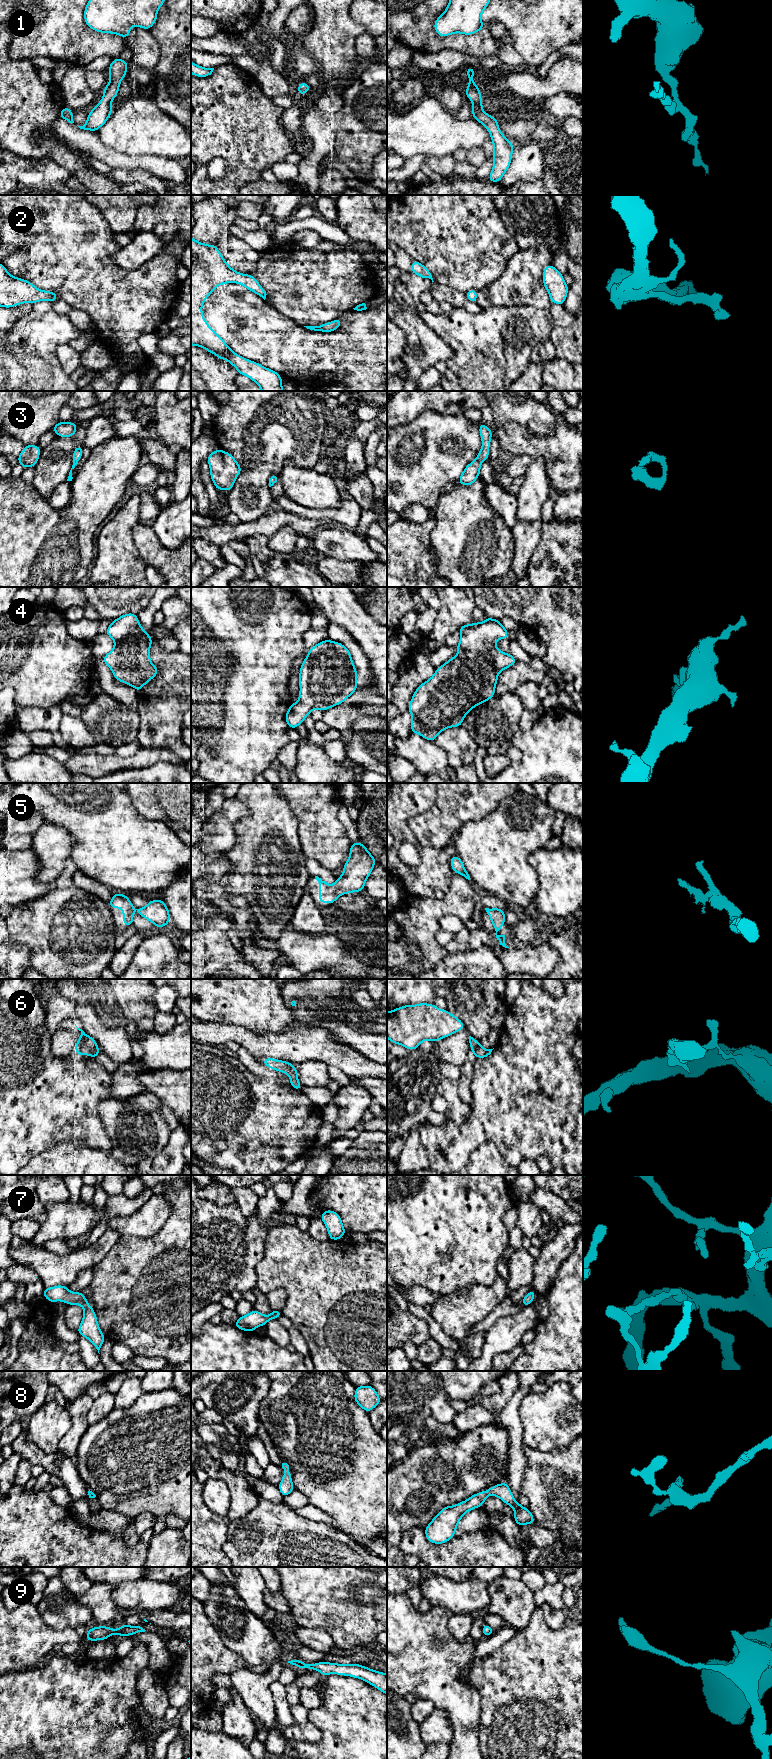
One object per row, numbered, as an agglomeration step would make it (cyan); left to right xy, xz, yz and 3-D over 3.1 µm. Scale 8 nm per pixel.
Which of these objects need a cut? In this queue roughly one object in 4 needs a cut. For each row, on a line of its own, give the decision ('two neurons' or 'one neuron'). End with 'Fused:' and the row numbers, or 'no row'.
1: one neuron
2: one neuron
3: one neuron
4: one neuron
5: one neuron
6: two neurons
7: one neuron
8: one neuron
9: one neuron
Fused: 6

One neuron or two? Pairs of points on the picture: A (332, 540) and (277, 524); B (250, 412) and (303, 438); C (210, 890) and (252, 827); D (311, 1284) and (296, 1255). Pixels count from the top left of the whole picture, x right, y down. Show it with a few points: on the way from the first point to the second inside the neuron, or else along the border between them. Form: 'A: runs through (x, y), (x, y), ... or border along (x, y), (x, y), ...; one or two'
A: border along (334, 526), (319, 528), (311, 535); two
B: runs through (263, 413), (271, 413), (290, 425); one
C: runs through (228, 881), (252, 857), (252, 845); one
D: runs through (309, 1277), (297, 1262); one

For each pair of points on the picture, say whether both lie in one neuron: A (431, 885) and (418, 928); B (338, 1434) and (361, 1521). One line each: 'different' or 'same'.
A: different
B: same

